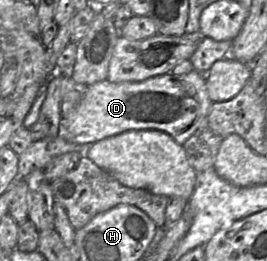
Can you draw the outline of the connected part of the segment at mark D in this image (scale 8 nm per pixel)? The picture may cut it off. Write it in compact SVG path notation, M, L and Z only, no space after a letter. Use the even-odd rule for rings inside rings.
M194 69L183 75L169 72L138 82L113 83L105 79L87 86L86 94L77 107L61 118L59 136L74 144L91 146L102 139L130 130L158 130L169 134L178 144L183 145L207 116L212 103L208 95L206 74Z

